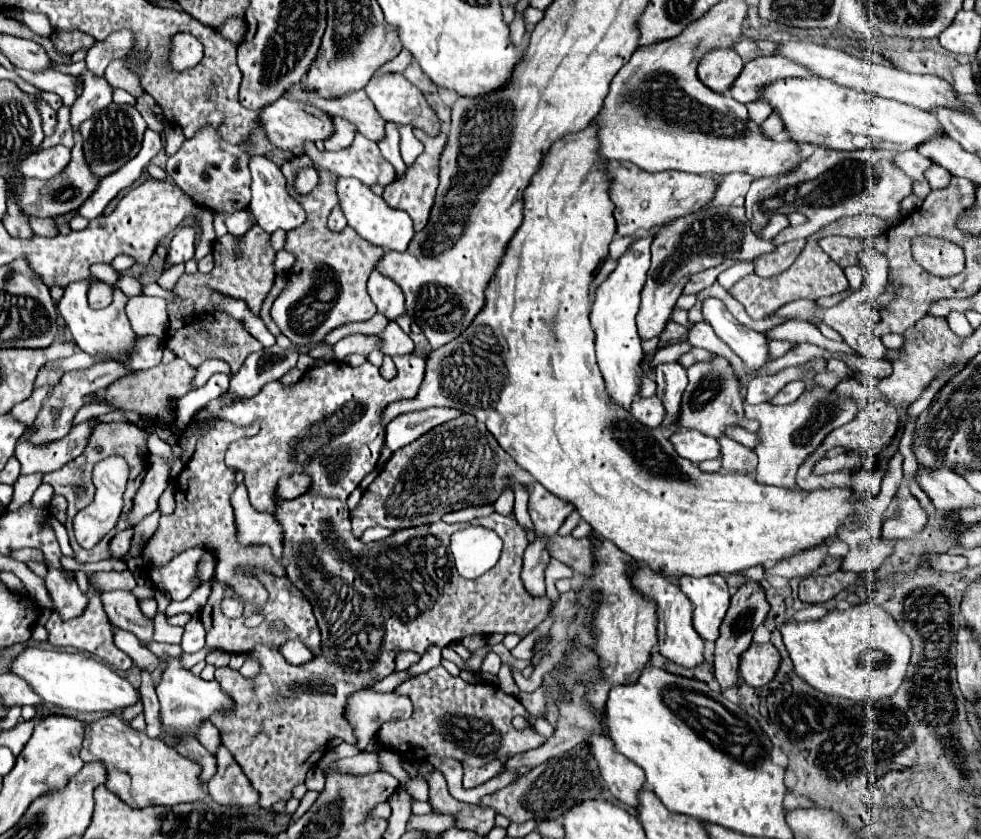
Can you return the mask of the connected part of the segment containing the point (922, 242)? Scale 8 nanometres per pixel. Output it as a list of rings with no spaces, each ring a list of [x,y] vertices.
[[[914,238],[912,252],[924,270],[938,272],[942,276],[954,276],[962,266],[962,250],[940,238]]]

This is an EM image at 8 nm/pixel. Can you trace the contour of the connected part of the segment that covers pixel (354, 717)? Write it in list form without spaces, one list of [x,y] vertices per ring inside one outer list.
[[[364,690],[356,692],[352,700],[348,700],[348,720],[356,728],[358,748],[364,750],[370,738],[380,730],[382,724],[392,720],[404,720],[412,714],[412,702],[408,696],[392,692],[376,692]]]

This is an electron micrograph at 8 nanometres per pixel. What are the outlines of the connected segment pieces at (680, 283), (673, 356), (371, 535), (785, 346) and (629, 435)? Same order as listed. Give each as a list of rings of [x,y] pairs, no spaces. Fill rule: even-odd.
[[[716,206],[670,220],[656,232],[650,250],[652,250],[652,264],[648,270],[648,280],[642,288],[642,304],[636,316],[642,340],[662,334],[666,322],[670,320],[672,308],[692,274],[718,266],[728,258],[752,262],[754,258],[772,252],[774,244],[772,240],[762,240],[762,238],[756,240],[756,236],[752,236],[752,230],[748,228],[748,218],[744,216],[744,208]]]
[[[688,342],[674,344],[672,348],[664,348],[664,350],[656,352],[656,354],[654,354],[654,358],[652,358],[652,362],[670,362],[670,360],[678,360],[678,356],[680,356],[680,354],[684,354],[684,352],[688,352],[690,348],[692,348],[692,346],[690,346]]]
[[[372,526],[372,528],[368,528],[366,532],[364,532],[364,536],[360,538],[362,542],[376,542],[376,540],[382,540],[382,538],[386,538],[386,536],[390,536],[394,530],[390,530],[390,528],[382,528],[382,526]]]
[[[772,340],[770,342],[770,358],[780,358],[782,354],[786,354],[794,344],[788,342],[788,340]]]
[[[590,122],[584,130],[566,134],[552,148],[548,154],[542,158],[538,172],[532,176],[528,188],[526,188],[526,202],[524,202],[524,220],[522,226],[518,228],[514,240],[510,240],[504,260],[500,268],[496,270],[496,276],[492,278],[492,284],[488,286],[488,300],[484,306],[484,312],[476,316],[476,320],[460,334],[456,340],[448,342],[446,346],[432,350],[426,362],[426,374],[422,380],[422,386],[418,390],[418,396],[414,400],[402,400],[402,404],[394,404],[394,412],[386,412],[384,420],[390,422],[394,416],[402,414],[402,410],[424,410],[430,406],[444,406],[444,408],[458,408],[464,414],[476,416],[476,420],[484,422],[486,428],[492,432],[492,436],[498,440],[498,444],[516,460],[518,466],[528,470],[544,488],[548,488],[552,494],[560,496],[562,500],[574,504],[578,514],[596,530],[602,534],[606,540],[612,540],[622,552],[630,554],[638,562],[646,562],[652,570],[662,572],[668,580],[676,580],[680,576],[710,576],[710,574],[720,574],[728,576],[732,572],[740,572],[752,566],[764,566],[764,564],[776,564],[784,558],[794,556],[796,552],[816,548],[824,544],[828,538],[838,536],[838,528],[848,526],[850,530],[858,530],[862,524],[868,522],[870,518],[870,494],[860,494],[854,488],[820,488],[820,490],[800,490],[800,488],[780,488],[780,486],[768,486],[756,482],[756,478],[748,474],[708,474],[702,472],[696,464],[690,460],[684,460],[678,456],[674,446],[670,444],[668,436],[656,428],[648,428],[640,424],[628,410],[622,406],[614,404],[610,394],[606,392],[606,384],[602,378],[602,372],[598,368],[596,356],[594,356],[594,338],[592,338],[592,326],[588,320],[588,312],[592,306],[588,288],[594,280],[596,268],[602,264],[602,260],[608,256],[608,244],[614,238],[616,232],[616,222],[614,222],[614,202],[610,200],[610,178],[606,172],[608,160],[598,154],[598,126],[596,122]],[[582,330],[582,344],[580,338],[572,338]]]

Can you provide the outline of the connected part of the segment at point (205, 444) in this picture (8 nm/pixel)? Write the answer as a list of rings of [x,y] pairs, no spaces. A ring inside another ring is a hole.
[[[258,420],[247,427],[234,426],[232,422],[218,422],[214,428],[208,430],[206,436],[198,440],[198,448],[190,462],[186,464],[184,472],[176,478],[174,484],[174,496],[176,496],[176,510],[170,516],[162,516],[158,530],[152,536],[152,542],[142,552],[144,566],[160,568],[170,562],[170,558],[178,556],[180,552],[200,546],[200,548],[212,548],[216,552],[216,578],[220,582],[230,584],[240,598],[264,604],[266,602],[266,590],[254,576],[244,576],[236,572],[238,566],[260,566],[268,568],[272,574],[286,574],[286,568],[282,564],[282,558],[274,558],[268,546],[242,546],[236,540],[236,520],[234,520],[234,508],[230,504],[230,494],[234,492],[234,470],[226,468],[224,454],[228,446],[244,437],[255,436],[260,430],[261,421]]]

